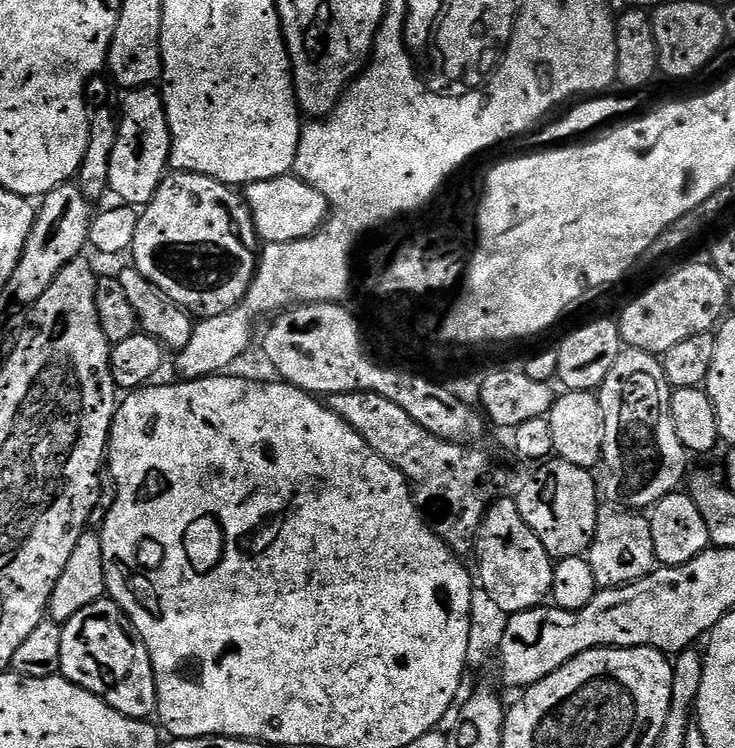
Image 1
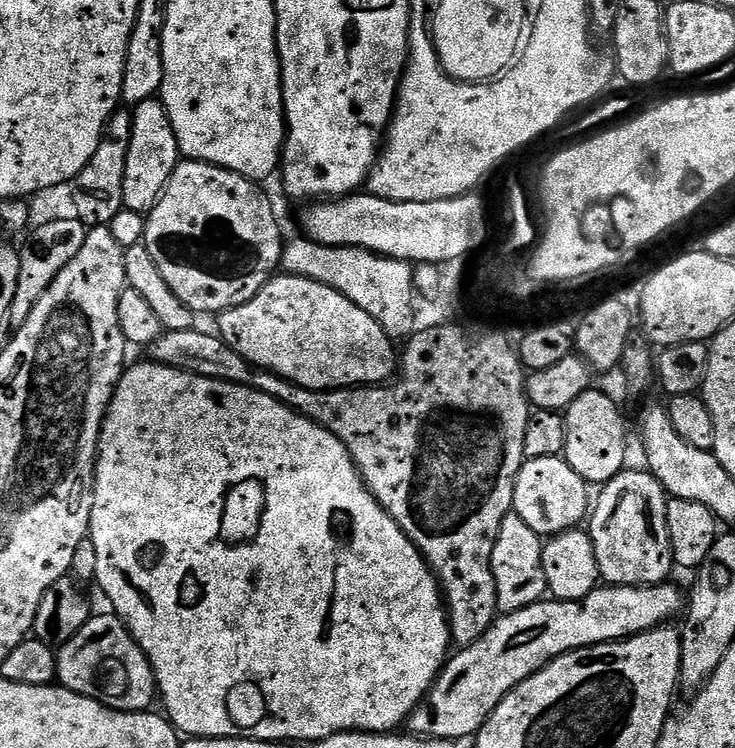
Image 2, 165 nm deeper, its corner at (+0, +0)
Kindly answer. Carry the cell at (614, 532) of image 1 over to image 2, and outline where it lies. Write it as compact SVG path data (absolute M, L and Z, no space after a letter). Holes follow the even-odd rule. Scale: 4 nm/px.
M625 470L603 485L599 492L586 531L594 546L600 580L608 586L665 583L674 572L670 534L666 530L666 506L670 497L658 478L647 470Z

